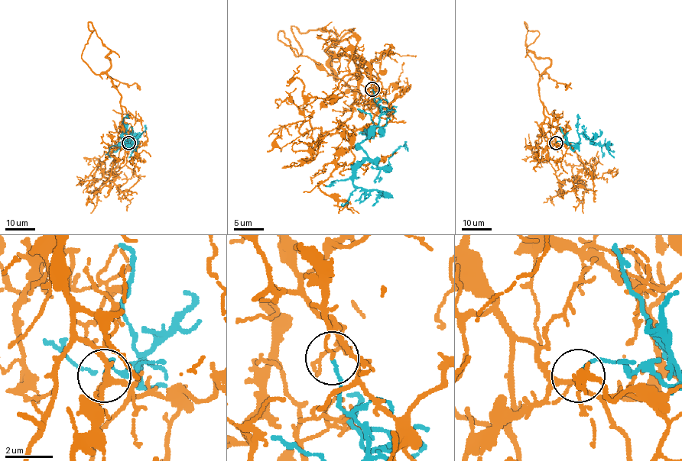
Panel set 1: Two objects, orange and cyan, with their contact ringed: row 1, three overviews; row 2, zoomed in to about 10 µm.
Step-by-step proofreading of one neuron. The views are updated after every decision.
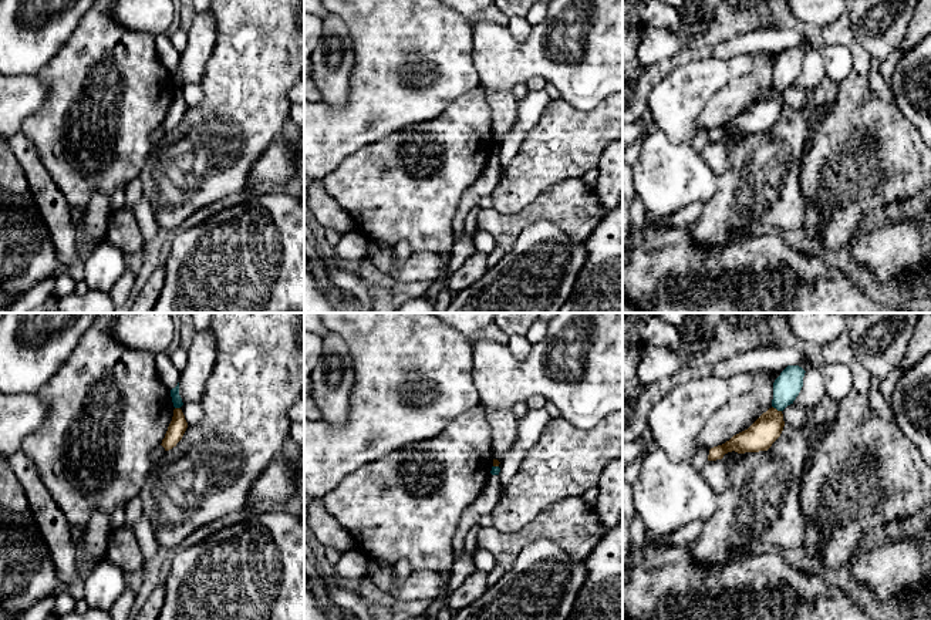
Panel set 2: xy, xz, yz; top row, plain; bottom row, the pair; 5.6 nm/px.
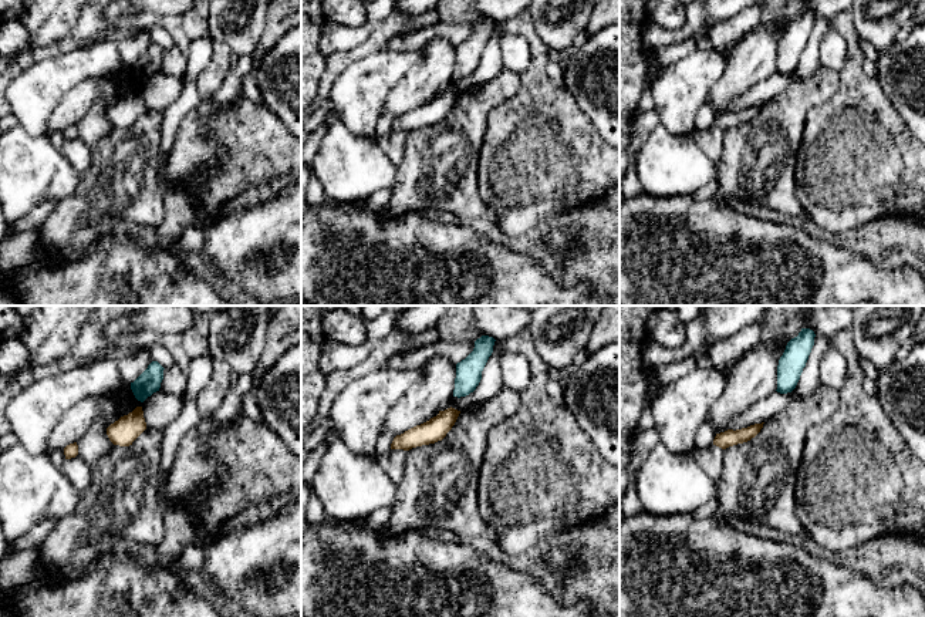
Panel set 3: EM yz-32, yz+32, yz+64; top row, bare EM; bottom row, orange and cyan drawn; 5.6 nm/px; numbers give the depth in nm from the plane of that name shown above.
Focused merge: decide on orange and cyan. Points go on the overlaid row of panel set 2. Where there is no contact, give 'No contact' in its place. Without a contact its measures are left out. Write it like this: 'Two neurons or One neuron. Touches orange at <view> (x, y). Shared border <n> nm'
Two neurons. Touches orange at yz (775, 408). Shared border 70 nm

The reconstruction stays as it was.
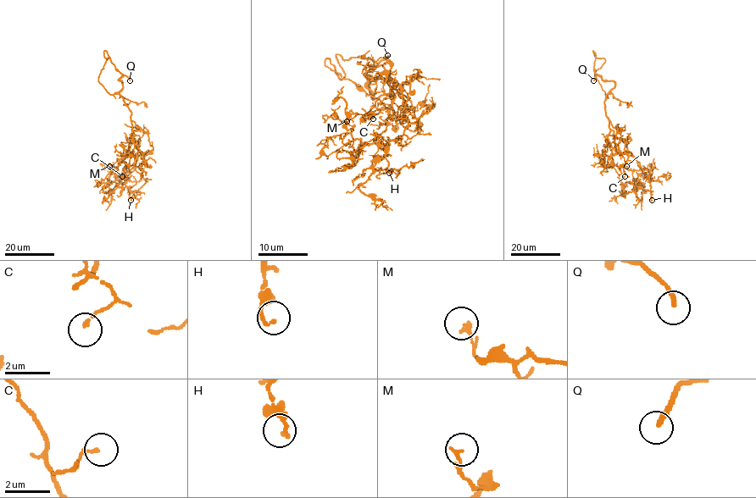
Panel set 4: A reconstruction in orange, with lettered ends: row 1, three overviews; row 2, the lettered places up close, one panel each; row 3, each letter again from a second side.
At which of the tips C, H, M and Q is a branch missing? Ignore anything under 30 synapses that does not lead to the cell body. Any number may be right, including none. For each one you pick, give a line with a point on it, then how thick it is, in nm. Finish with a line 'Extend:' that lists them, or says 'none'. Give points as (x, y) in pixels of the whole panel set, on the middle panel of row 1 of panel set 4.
Q: at (387, 55); 200 nm thick
Extend: Q

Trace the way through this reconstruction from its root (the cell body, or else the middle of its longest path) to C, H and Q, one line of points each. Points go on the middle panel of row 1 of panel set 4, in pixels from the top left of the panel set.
C: (395, 96), (393, 84), (396, 92), (382, 94), (375, 101), (374, 106), (379, 112), (373, 118)
H: (395, 96), (385, 121), (386, 128), (357, 152), (362, 143), (381, 137), (387, 143), (385, 157), (389, 173)
Q: (395, 96), (389, 85), (391, 80), (370, 80), (368, 89), (374, 98), (366, 73), (387, 55)

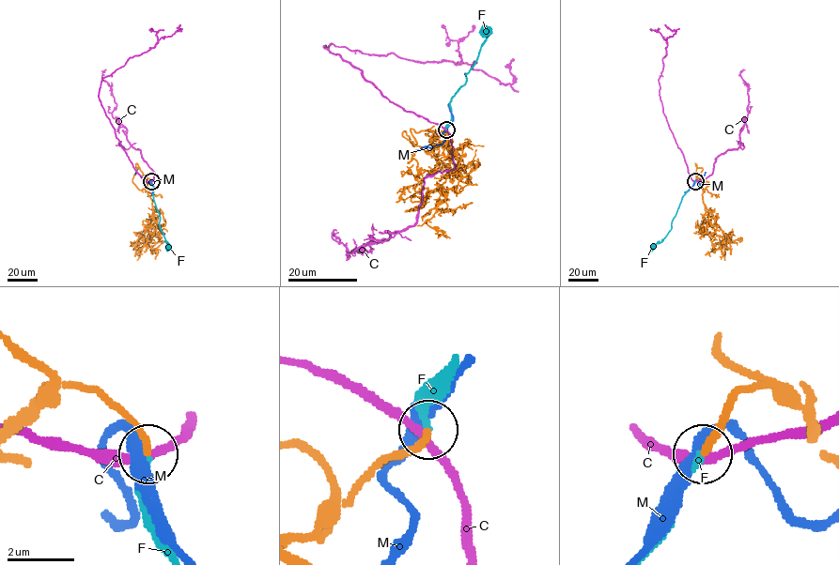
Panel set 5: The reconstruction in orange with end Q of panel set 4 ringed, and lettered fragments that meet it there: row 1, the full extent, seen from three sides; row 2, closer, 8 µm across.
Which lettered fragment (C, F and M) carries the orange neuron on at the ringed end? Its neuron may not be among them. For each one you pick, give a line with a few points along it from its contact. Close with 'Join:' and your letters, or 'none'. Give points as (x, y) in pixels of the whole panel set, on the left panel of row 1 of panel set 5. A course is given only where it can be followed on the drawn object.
F: course (151, 181), (160, 228), (167, 247)
Join: F

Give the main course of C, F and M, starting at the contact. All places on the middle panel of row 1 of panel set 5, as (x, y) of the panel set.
C: (446, 130), (386, 98), (324, 46), (466, 62), (504, 84), (513, 83), (512, 58)
F: (446, 129), (451, 119), (451, 99), (466, 83), (465, 73), (474, 65), (486, 38), (484, 29)
M: (445, 130), (442, 133), (443, 142), (440, 145), (412, 152), (409, 150)

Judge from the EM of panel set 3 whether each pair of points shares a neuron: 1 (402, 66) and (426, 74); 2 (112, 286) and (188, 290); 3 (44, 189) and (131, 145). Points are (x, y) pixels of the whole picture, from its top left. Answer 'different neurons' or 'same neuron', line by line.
1: different neurons
2: same neuron
3: different neurons

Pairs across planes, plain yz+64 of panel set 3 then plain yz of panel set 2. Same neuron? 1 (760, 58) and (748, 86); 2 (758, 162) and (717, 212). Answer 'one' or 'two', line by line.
1: one
2: one

